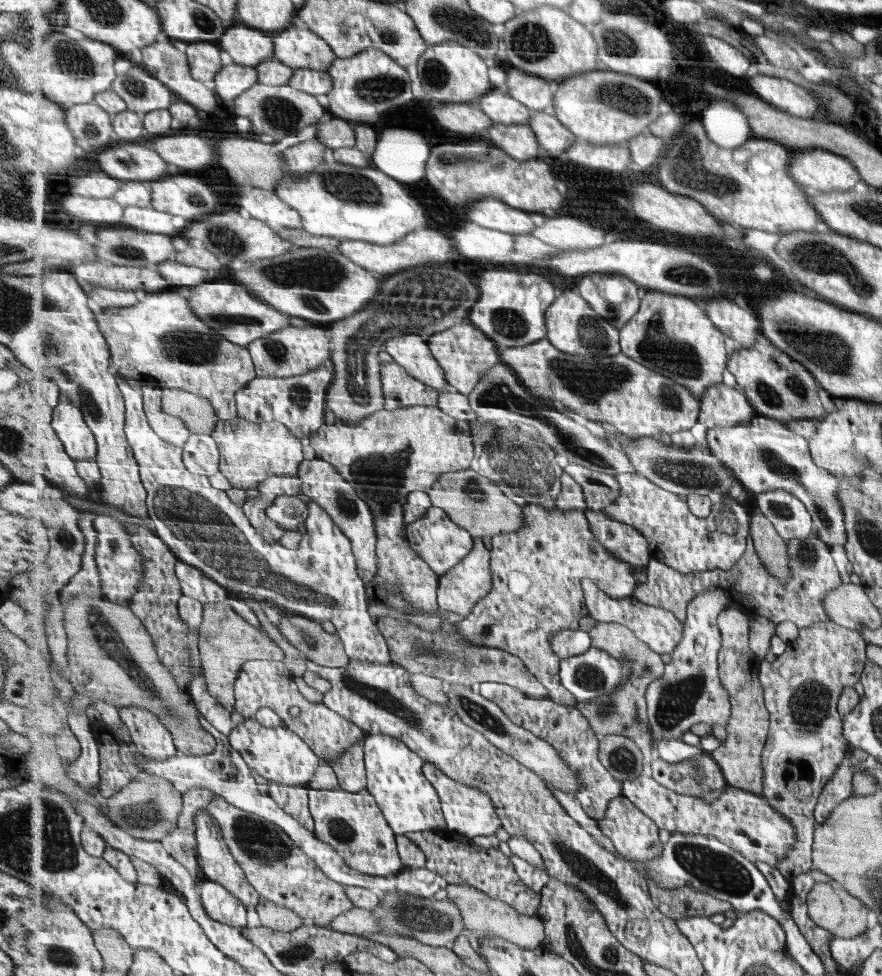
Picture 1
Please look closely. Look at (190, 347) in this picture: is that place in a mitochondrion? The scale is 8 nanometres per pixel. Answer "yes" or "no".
yes

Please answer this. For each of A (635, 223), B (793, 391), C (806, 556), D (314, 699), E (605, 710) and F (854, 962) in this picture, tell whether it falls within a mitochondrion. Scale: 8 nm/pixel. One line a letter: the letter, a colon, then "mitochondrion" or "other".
A: other
B: mitochondrion
C: mitochondrion
D: other
E: mitochondrion
F: other

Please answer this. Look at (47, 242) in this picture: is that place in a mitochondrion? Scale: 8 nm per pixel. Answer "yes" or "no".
no

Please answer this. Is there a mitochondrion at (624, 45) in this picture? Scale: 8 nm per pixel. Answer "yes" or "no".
yes

